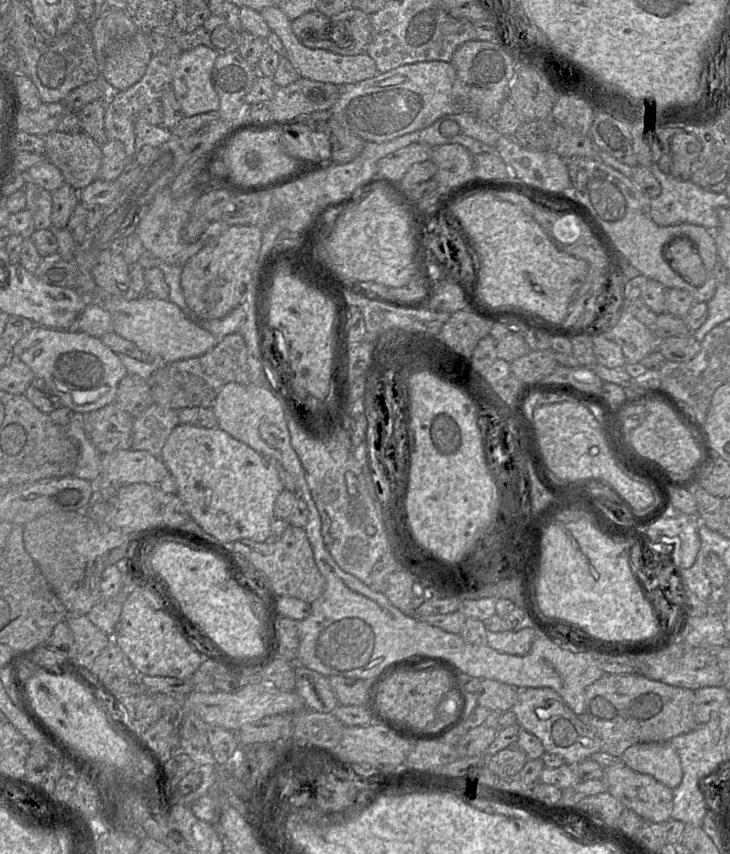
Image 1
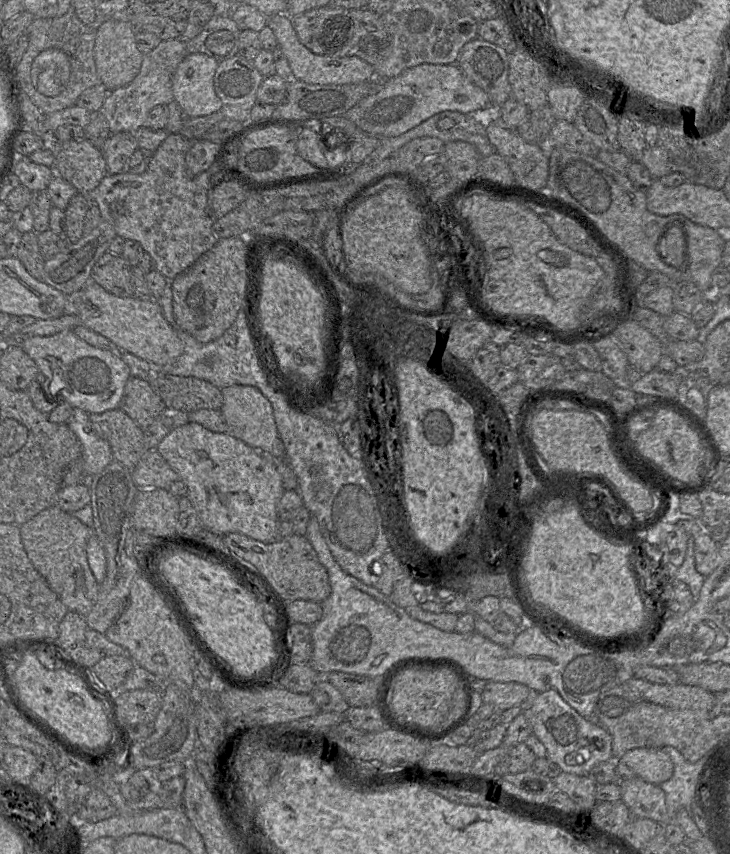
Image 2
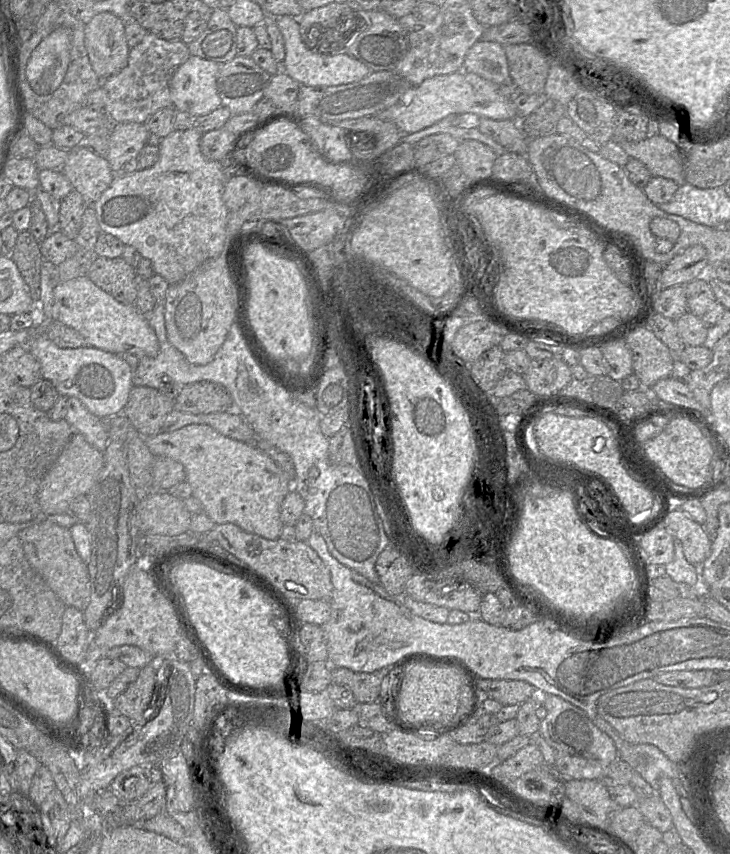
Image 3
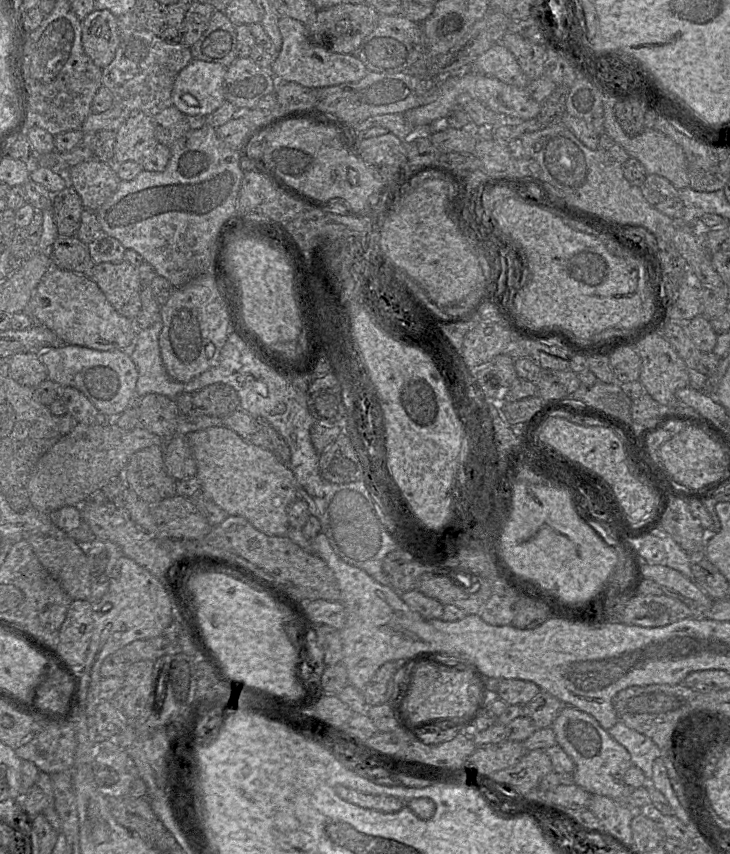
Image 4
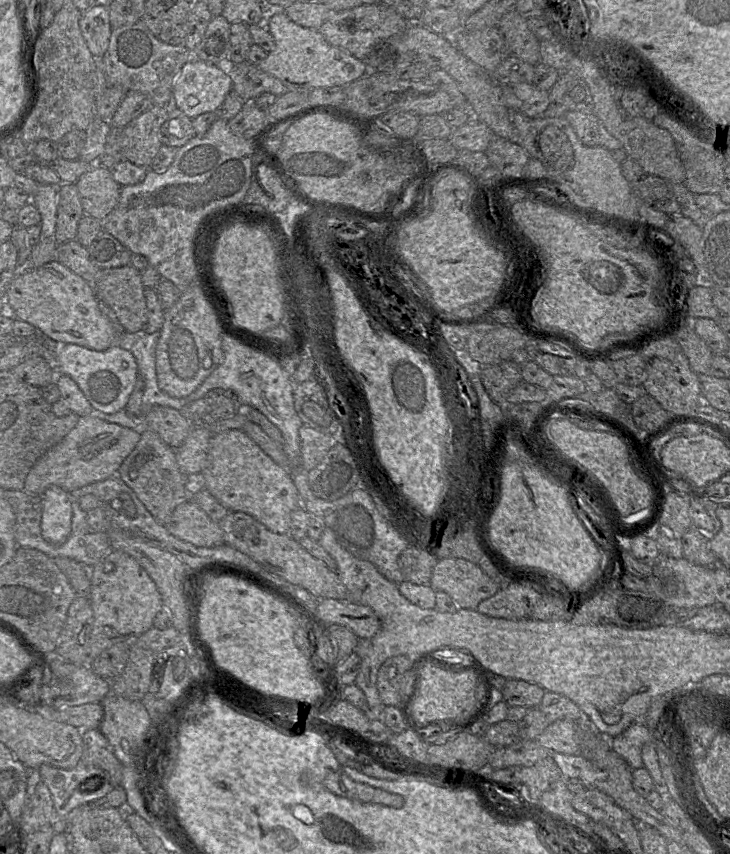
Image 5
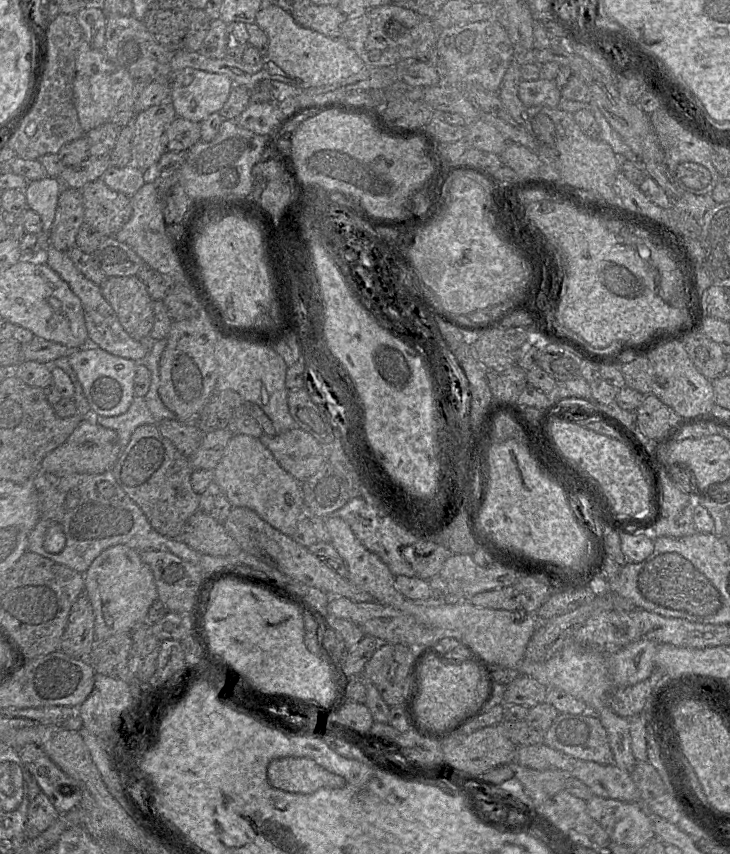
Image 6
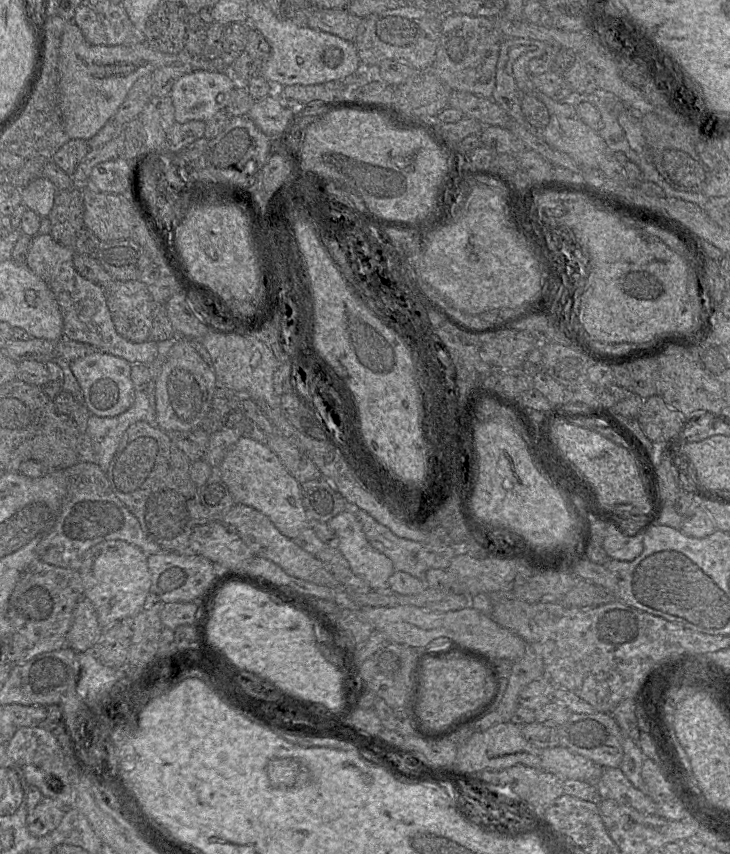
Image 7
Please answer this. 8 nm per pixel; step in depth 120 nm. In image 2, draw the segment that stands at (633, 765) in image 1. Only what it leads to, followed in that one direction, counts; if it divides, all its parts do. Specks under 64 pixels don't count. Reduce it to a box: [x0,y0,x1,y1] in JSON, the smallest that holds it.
[620,748,674,785]

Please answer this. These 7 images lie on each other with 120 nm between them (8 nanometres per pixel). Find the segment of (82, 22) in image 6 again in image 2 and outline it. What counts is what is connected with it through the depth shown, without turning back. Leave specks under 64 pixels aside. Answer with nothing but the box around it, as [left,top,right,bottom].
[94,17,143,91]

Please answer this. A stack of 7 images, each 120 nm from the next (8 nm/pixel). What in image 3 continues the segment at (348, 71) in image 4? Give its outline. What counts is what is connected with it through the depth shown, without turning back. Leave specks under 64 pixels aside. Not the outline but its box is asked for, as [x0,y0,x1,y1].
[275,15,371,86]

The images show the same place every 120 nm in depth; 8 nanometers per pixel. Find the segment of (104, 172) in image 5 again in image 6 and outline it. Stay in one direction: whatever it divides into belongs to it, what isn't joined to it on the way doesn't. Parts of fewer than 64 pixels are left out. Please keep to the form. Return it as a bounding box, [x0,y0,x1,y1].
[82,179,132,236]

